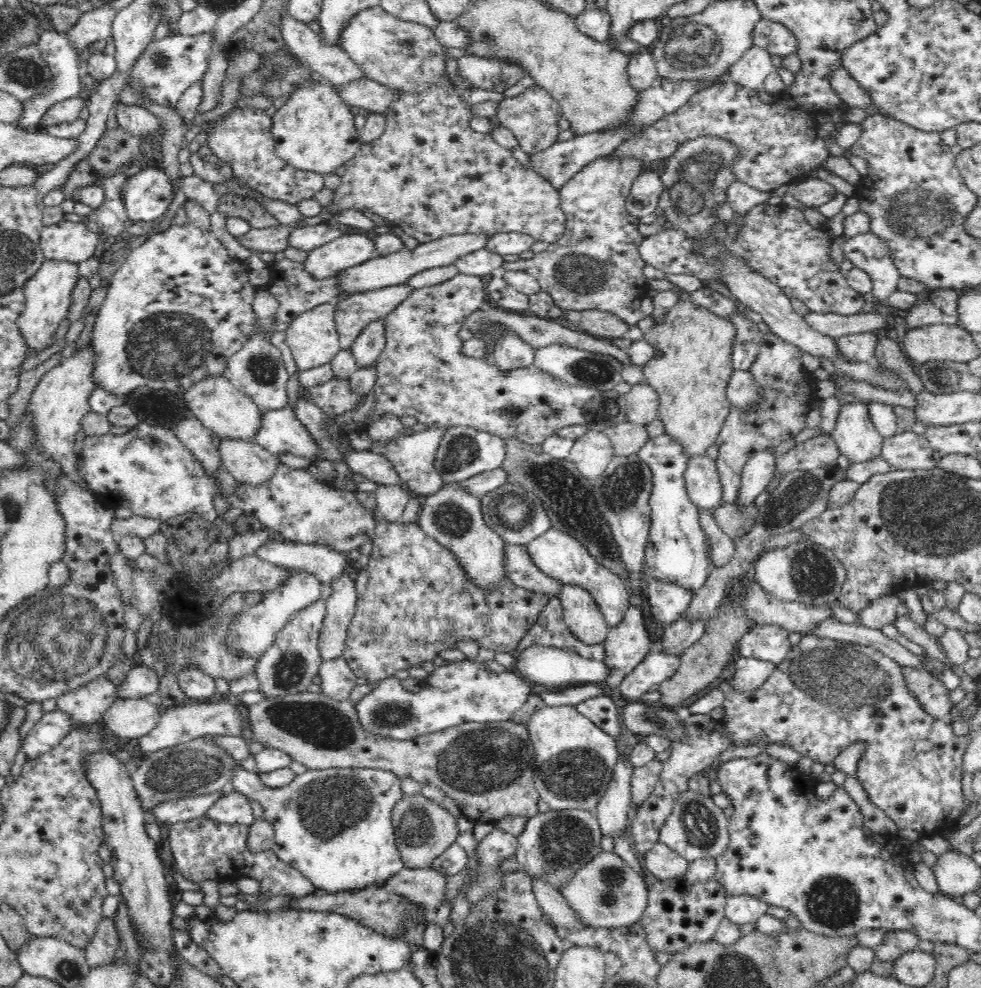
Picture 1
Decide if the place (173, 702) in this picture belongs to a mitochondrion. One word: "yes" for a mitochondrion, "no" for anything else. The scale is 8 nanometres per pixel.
no

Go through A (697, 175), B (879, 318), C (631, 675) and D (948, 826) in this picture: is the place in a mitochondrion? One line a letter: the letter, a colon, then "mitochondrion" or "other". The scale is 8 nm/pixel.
A: mitochondrion
B: other
C: other
D: other

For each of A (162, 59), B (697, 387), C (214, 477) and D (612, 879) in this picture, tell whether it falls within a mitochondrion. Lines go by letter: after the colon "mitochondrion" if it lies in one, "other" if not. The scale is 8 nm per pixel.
A: mitochondrion
B: other
C: other
D: mitochondrion

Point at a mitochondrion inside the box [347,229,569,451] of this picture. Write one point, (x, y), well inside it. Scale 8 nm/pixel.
(485, 325)

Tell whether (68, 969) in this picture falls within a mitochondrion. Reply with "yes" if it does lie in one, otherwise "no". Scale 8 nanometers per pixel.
yes

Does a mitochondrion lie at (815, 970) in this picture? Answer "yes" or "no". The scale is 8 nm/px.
no

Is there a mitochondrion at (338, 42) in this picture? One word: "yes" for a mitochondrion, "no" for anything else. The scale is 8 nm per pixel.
no

